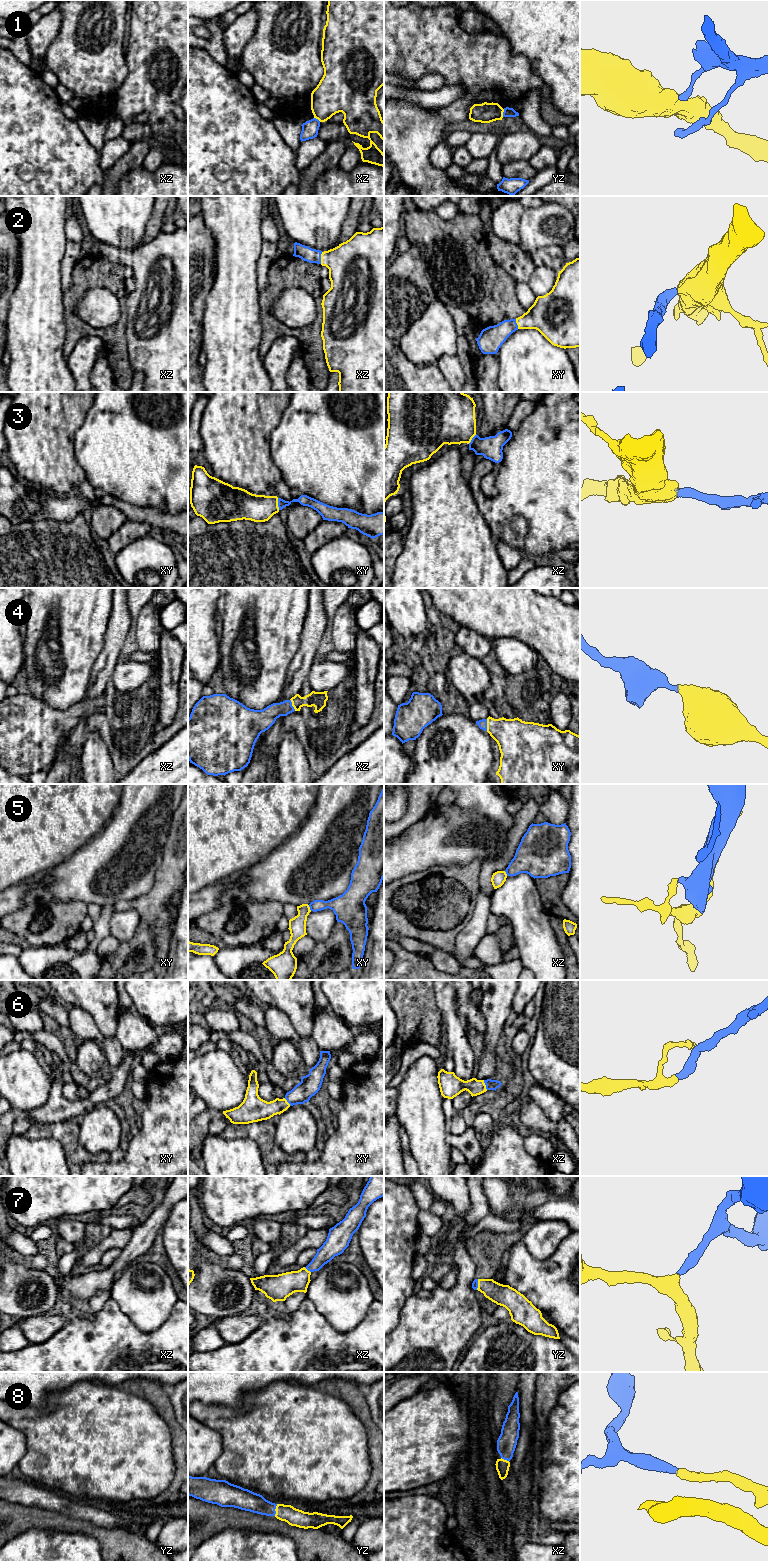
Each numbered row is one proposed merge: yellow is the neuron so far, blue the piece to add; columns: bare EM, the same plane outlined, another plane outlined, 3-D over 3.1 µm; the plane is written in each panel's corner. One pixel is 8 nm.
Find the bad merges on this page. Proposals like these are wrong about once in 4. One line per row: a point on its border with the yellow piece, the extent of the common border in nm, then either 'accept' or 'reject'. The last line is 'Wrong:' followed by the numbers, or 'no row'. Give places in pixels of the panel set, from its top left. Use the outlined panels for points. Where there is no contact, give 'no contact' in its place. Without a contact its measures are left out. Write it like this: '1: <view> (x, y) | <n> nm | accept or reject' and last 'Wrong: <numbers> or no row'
1: yz (502, 113) | 70 nm | reject
2: xz (321, 258) | 100 nm | accept
3: xy (277, 504) | 100 nm | accept
4: xy (487, 725) | 100 nm | accept
5: xy (309, 908) | 50 nm | reject
6: xz (485, 1085) | 90 nm | accept
7: xz (306, 1269) | 70 nm | accept
8: yz (275, 1510) | 100 nm | accept
Wrong: 1, 5

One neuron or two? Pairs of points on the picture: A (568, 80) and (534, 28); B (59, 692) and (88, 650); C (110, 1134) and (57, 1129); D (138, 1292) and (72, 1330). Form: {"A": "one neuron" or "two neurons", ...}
{"A": "one neuron", "B": "one neuron", "C": "two neurons", "D": "two neurons"}

